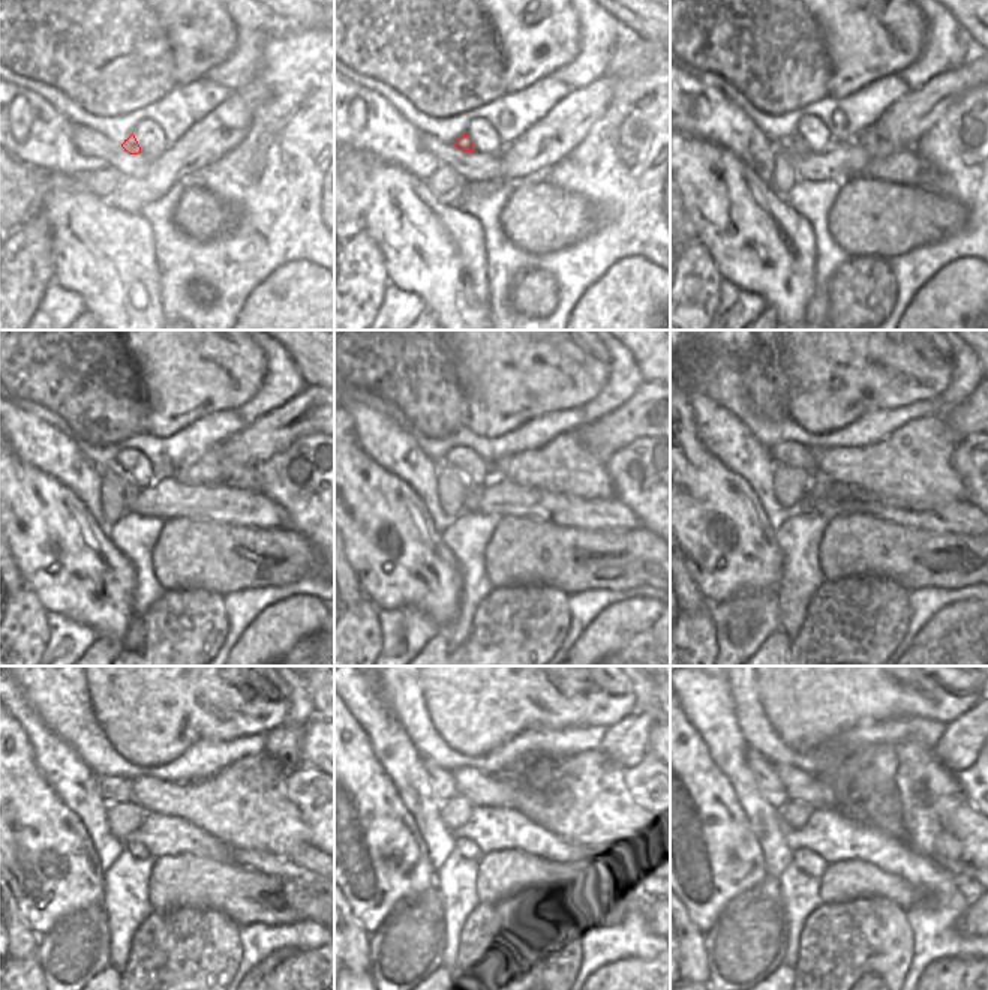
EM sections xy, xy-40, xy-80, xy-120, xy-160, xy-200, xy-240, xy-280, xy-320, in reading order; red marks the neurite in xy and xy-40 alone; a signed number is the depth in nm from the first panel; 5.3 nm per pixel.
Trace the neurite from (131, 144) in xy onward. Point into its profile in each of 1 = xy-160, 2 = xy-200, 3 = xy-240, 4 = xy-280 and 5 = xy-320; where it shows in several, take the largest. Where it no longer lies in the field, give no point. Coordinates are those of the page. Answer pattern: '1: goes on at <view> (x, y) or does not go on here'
1: goes on at xy-160 (471, 492)
2: goes on at xy-200 (805, 506)
3: goes on at xy-240 (134, 848)
4: goes on at xy-280 (468, 849)
5: goes on at xy-320 (805, 860)

